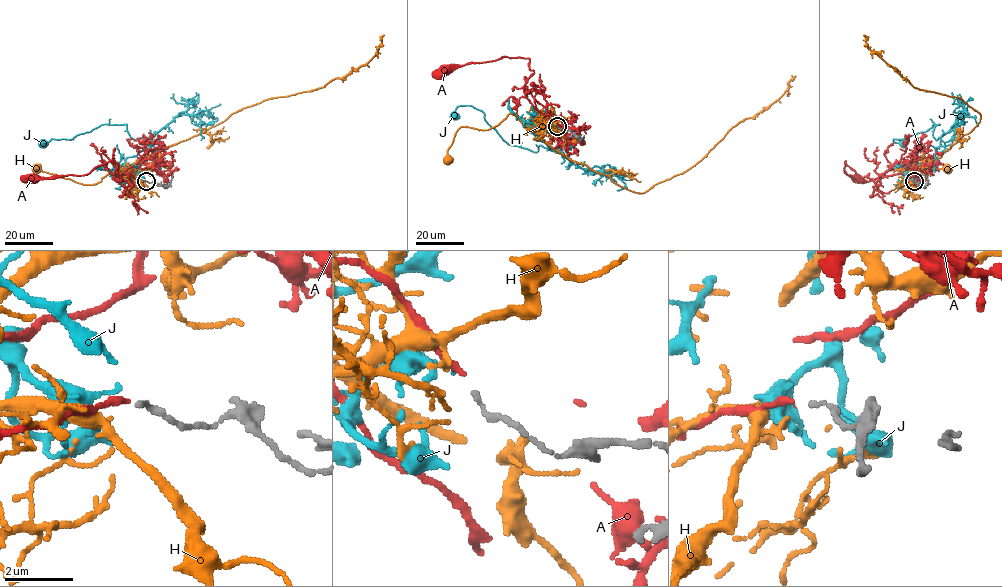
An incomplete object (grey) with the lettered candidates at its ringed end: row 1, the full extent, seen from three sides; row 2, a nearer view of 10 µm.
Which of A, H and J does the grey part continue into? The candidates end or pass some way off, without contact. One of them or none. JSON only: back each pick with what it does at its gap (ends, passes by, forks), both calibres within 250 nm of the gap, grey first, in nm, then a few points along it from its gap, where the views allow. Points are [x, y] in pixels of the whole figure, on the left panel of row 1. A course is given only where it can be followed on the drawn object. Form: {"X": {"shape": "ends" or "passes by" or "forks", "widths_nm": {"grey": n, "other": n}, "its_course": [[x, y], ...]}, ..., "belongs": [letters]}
{"A": {"shape": "ends", "widths_nm": {"grey": 120, "other": 170}, "its_course": [[145, 181], [131, 183], [123, 193], [125, 187], [112, 177], [122, 180], [113, 161], [84, 175], [34, 178]]}, "belongs": ["A"]}

